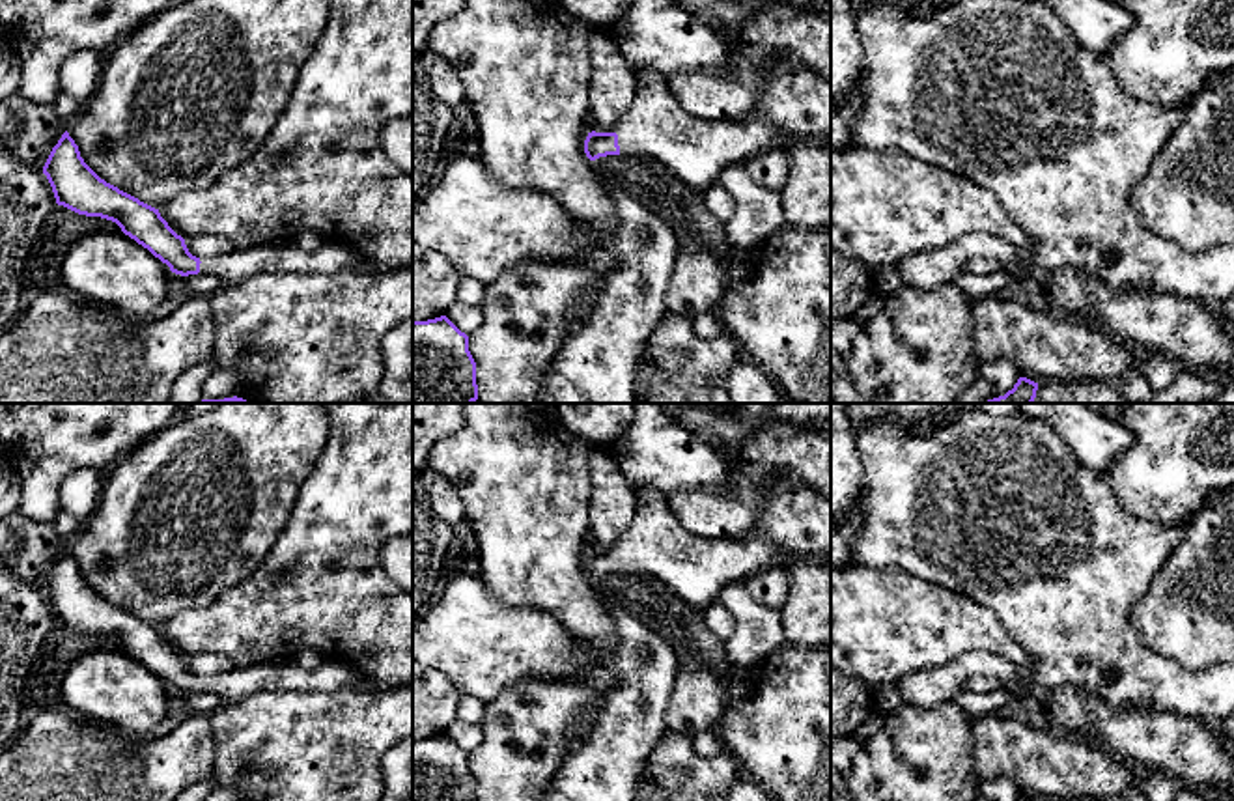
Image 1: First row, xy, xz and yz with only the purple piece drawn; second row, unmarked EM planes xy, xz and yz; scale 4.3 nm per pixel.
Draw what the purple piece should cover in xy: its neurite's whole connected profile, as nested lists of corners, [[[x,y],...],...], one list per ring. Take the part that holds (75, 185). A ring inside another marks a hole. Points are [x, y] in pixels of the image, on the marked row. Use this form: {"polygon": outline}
{"polygon": [[[67,131],[52,148],[43,174],[58,205],[116,222],[125,235],[181,276],[215,274],[224,286],[231,286],[261,273],[330,274],[366,265],[357,248],[334,241],[323,241],[310,252],[291,241],[233,248],[228,254],[200,260],[189,252],[185,239],[168,226],[159,209],[101,179],[84,162]]]}

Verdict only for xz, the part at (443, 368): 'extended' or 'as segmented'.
as segmented

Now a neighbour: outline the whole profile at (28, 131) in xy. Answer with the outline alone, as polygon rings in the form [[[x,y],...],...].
[[[17,93],[0,105],[0,142],[24,164],[43,170],[63,133],[54,103],[39,105]]]

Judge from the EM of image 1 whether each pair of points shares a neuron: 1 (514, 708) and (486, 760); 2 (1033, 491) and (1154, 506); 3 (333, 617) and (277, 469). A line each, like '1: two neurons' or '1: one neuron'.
1: one neuron
2: two neurons
3: two neurons

